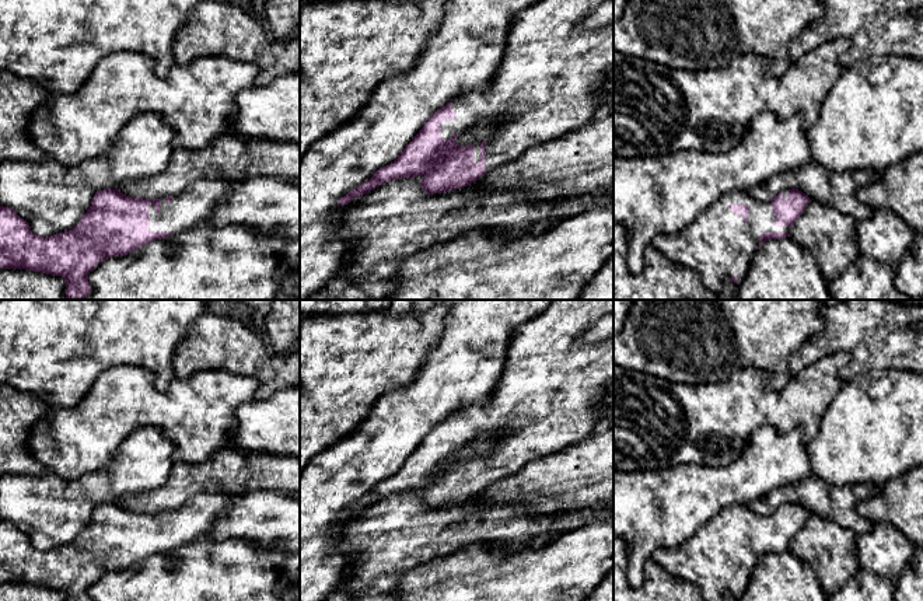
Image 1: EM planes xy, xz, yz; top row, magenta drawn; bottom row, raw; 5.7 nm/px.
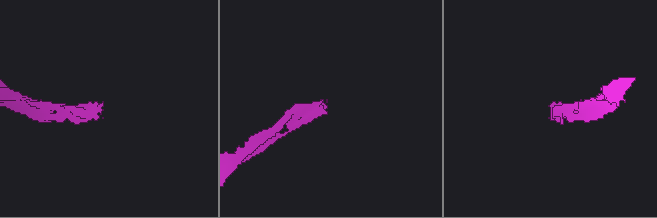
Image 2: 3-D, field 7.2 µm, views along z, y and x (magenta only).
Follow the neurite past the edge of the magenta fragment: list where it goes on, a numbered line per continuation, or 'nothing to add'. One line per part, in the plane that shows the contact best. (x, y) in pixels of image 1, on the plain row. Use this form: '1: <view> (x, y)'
1: xy (193, 520)

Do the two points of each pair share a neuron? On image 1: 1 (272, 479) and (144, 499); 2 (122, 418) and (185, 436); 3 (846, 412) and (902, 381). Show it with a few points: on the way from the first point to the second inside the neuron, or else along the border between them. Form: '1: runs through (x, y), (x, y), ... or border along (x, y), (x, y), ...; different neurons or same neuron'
1: runs through (240, 475), (188, 475), (177, 486); same neuron
2: runs through (137, 418), (167, 418), (170, 420); same neuron
3: runs through (862, 412), (880, 412), (895, 397); same neuron

